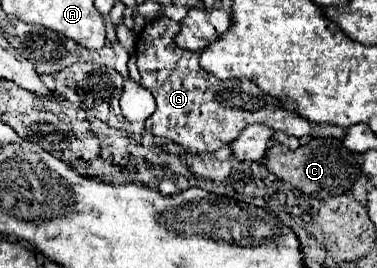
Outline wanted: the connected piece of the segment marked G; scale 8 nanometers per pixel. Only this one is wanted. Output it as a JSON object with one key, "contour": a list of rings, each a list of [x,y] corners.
{"contour":[[[168,18],[152,20],[144,26],[136,40],[136,56],[140,70],[140,86],[150,90],[156,98],[156,112],[146,120],[154,136],[162,136],[180,144],[192,154],[214,152],[220,146],[232,144],[236,136],[250,124],[264,124],[272,130],[282,130],[296,138],[338,138],[342,140],[344,128],[332,124],[308,124],[300,120],[294,112],[286,112],[278,100],[264,96],[256,84],[248,78],[244,80],[220,80],[210,72],[204,72],[198,64],[198,54],[190,50],[176,48],[172,36],[178,32],[178,22]]]}

